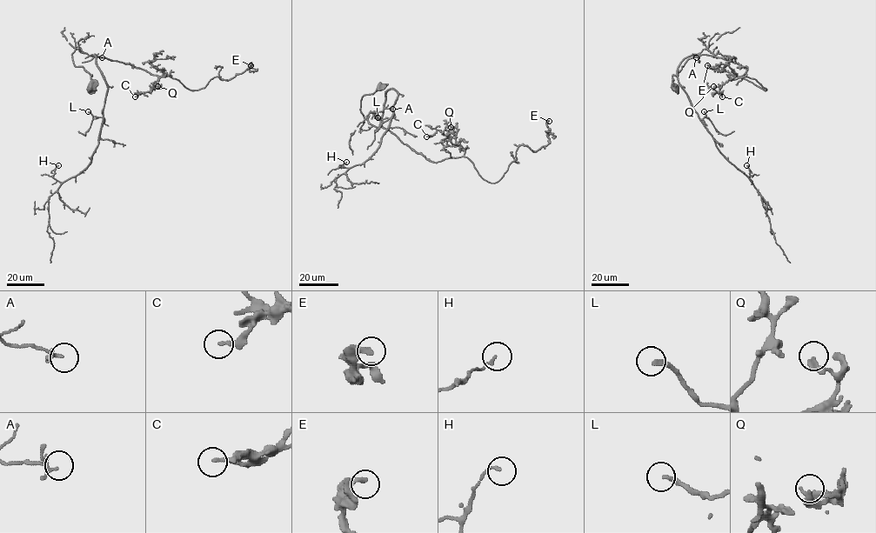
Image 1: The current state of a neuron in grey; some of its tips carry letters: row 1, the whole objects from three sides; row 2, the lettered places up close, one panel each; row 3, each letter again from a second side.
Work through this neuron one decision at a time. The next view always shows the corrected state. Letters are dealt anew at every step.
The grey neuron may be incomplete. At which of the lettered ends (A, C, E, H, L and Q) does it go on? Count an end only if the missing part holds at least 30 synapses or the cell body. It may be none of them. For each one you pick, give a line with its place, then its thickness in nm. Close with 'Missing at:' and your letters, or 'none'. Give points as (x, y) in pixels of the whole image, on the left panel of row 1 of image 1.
L: (88, 111) | 190 nm
Missing at: L

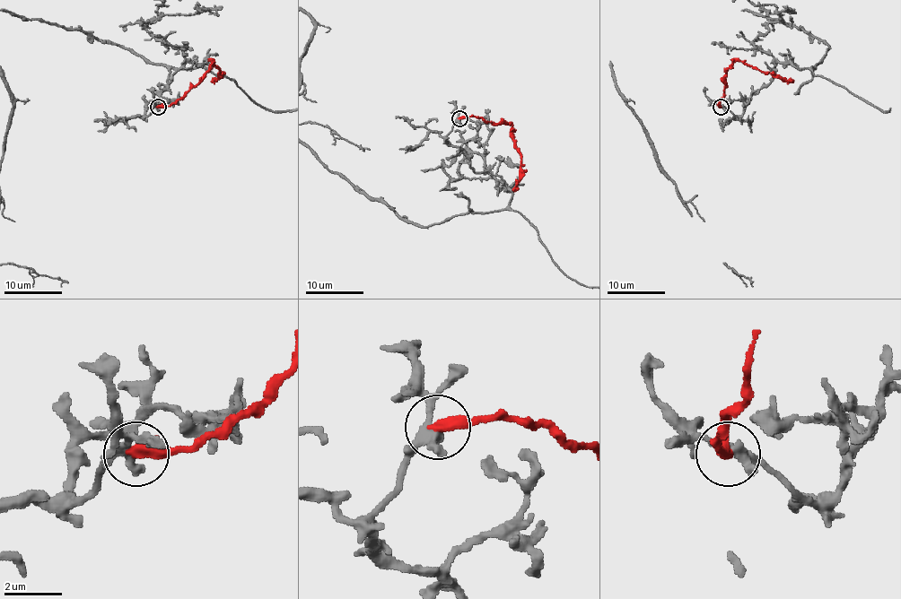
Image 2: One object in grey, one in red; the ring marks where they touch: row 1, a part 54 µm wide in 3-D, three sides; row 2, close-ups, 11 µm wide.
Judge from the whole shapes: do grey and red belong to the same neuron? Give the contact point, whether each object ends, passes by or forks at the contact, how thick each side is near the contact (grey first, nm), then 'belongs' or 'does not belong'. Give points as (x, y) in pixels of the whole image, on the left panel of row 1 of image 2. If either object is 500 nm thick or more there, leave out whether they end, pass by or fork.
at (158, 107); grey passes by; red ends there; 320 nm thick on the grey side, 440 nm on the other; does not belong

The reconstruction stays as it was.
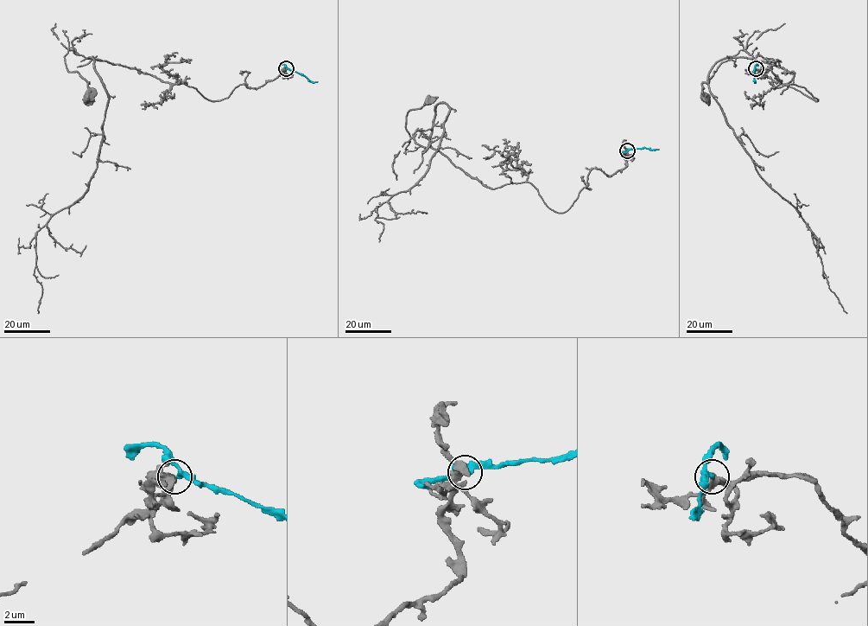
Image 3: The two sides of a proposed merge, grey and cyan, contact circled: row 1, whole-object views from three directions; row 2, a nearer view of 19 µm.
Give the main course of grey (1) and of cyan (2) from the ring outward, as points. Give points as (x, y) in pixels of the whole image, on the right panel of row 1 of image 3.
1: (756, 68), (769, 68), (781, 81), (774, 88), (795, 84), (818, 100), (744, 49), (702, 83), (704, 97)
2: (756, 68), (754, 81)

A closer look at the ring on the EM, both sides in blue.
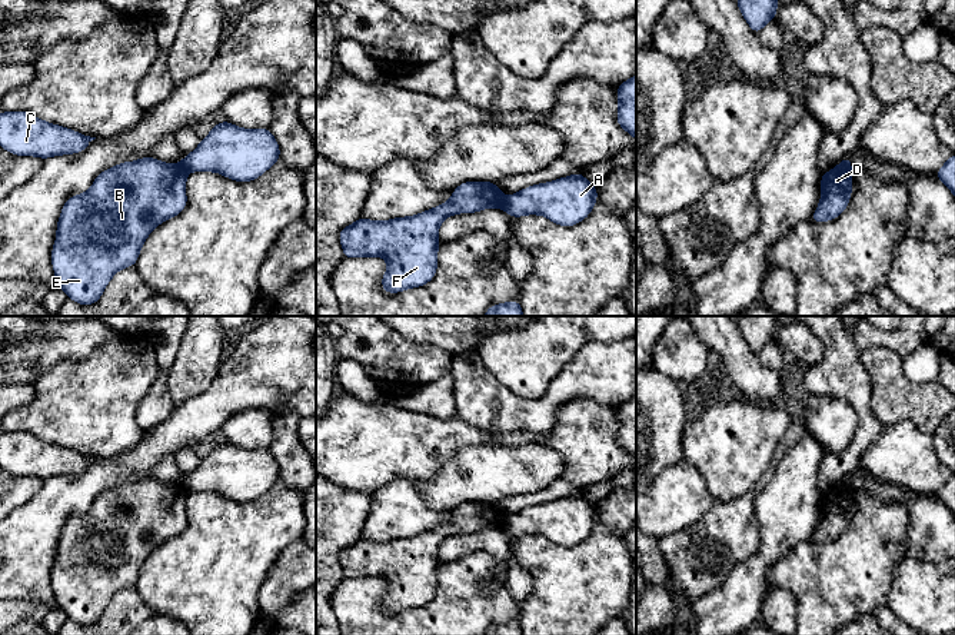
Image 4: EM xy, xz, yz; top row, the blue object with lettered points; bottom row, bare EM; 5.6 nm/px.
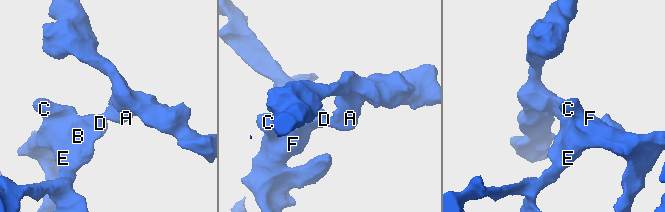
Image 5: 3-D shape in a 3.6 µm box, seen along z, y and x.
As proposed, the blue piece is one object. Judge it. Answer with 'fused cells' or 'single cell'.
fused cells

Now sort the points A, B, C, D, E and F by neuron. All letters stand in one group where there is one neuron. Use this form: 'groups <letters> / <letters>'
groups A / B C D E F

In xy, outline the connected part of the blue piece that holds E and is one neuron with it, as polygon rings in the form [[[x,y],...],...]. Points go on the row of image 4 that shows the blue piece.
[[[147,156],[106,169],[94,179],[89,192],[71,196],[61,207],[56,243],[51,249],[51,265],[57,287],[69,299],[83,306],[96,303],[116,272],[137,263],[140,249],[150,232],[164,220],[180,215],[187,206],[187,172],[183,163],[170,164]]]

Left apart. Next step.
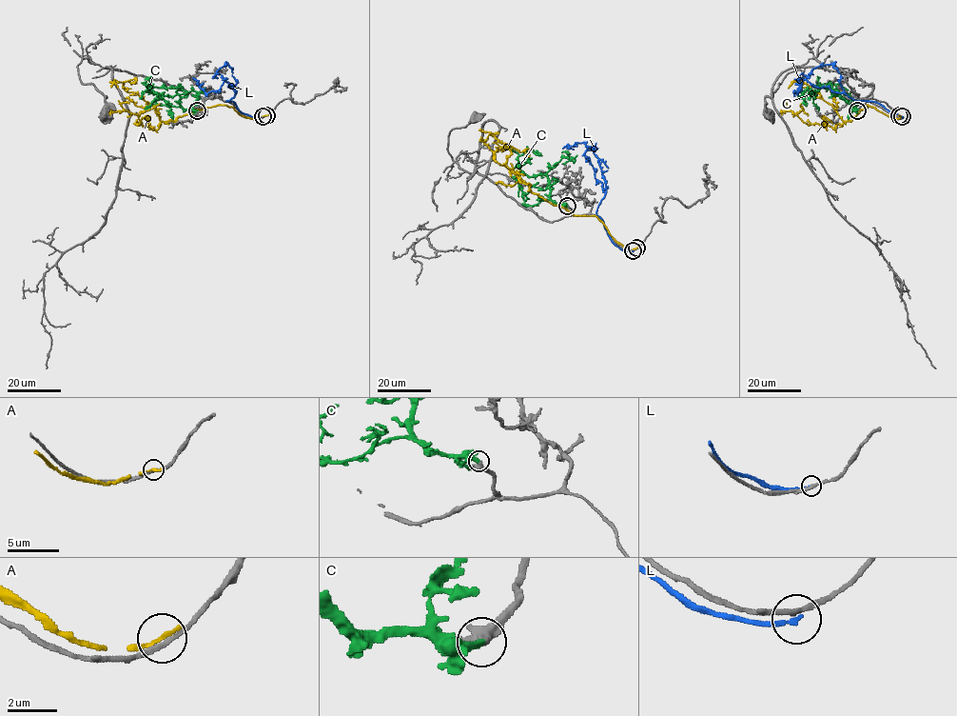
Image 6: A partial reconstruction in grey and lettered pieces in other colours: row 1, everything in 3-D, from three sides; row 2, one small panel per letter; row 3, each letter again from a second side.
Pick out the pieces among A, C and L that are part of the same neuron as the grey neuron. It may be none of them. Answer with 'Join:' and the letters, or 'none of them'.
Join: C

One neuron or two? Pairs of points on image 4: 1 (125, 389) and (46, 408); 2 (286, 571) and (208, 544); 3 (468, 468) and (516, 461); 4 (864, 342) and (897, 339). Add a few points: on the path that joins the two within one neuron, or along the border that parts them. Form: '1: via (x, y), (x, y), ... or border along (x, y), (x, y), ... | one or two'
1: via (105, 389), (89, 405), (66, 408) | one
2: border along (293, 541), (276, 558), (259, 589), (259, 598) | two
3: via (479, 468), (505, 468) | one
4: via (872, 339), (888, 339) | one

